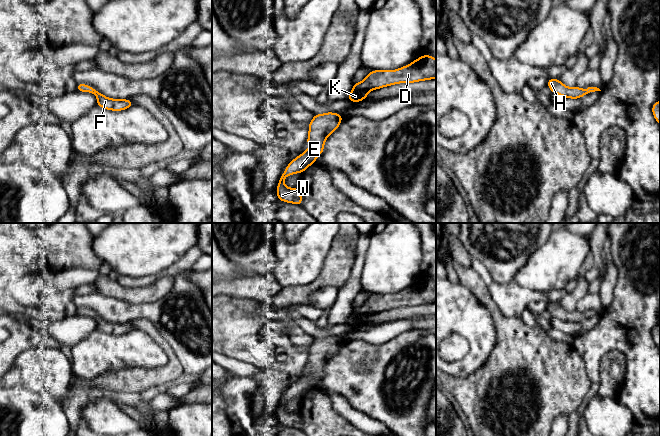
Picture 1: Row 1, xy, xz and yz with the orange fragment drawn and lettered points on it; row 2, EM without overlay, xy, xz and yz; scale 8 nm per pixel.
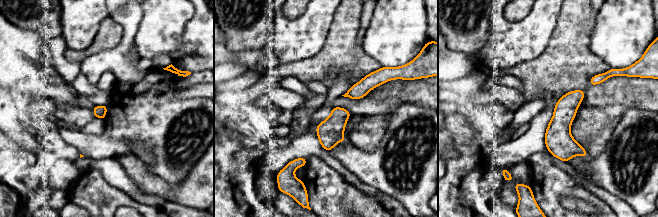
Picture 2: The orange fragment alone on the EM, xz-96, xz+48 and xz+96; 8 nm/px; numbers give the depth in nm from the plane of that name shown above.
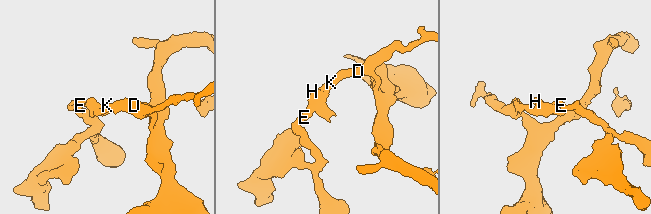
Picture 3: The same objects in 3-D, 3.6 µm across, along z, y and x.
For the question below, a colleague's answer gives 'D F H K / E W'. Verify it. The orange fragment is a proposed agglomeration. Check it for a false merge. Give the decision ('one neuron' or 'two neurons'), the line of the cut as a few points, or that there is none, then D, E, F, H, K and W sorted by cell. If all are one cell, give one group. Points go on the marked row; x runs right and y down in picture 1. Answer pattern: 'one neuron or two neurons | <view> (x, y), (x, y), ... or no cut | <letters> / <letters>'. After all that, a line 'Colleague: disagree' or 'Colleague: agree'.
one neuron | no cut | D E F H K W
Colleague: disagree

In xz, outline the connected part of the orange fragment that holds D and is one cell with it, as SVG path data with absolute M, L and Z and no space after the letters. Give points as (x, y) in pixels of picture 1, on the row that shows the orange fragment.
M422 55L410 64L396 70L373 70L361 82L354 83L348 95L351 102L360 102L375 89L399 83L415 83L436 78L436 59Z

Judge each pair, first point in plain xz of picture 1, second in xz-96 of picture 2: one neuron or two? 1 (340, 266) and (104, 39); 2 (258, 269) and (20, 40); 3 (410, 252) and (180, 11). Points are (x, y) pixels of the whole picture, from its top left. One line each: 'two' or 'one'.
1: one
2: two
3: one

